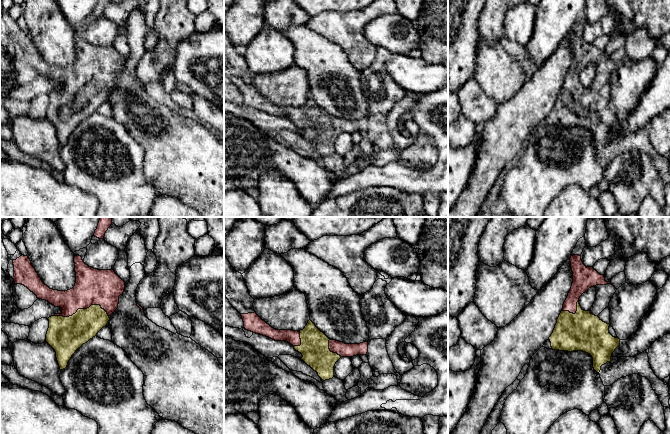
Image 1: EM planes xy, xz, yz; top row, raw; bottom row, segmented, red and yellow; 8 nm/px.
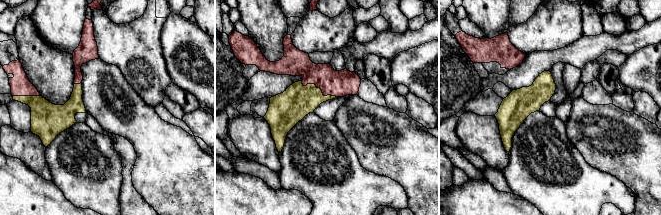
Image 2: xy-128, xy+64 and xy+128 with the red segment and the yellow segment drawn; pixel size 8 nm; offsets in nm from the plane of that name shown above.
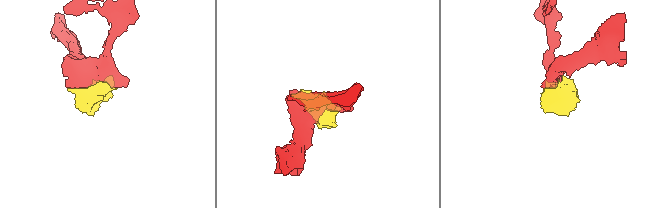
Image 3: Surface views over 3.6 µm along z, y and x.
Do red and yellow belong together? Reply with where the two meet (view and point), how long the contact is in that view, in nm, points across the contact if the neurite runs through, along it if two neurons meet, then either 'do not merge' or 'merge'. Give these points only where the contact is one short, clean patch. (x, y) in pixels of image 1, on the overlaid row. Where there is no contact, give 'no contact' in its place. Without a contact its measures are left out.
meets red in xy at (81, 308); contact 440 nm long; merge

